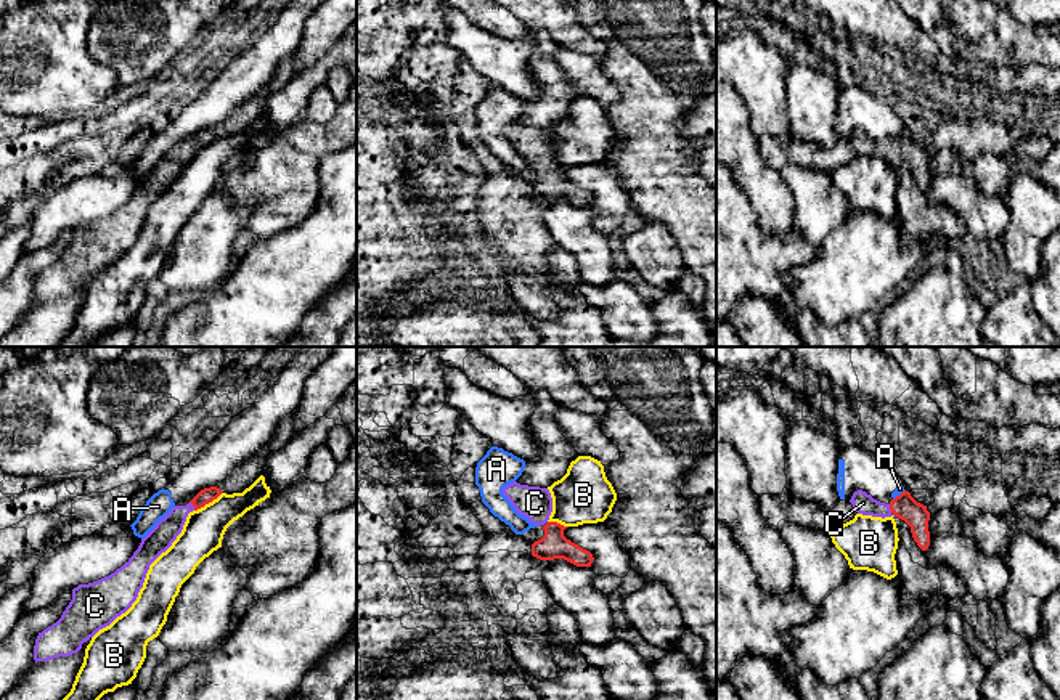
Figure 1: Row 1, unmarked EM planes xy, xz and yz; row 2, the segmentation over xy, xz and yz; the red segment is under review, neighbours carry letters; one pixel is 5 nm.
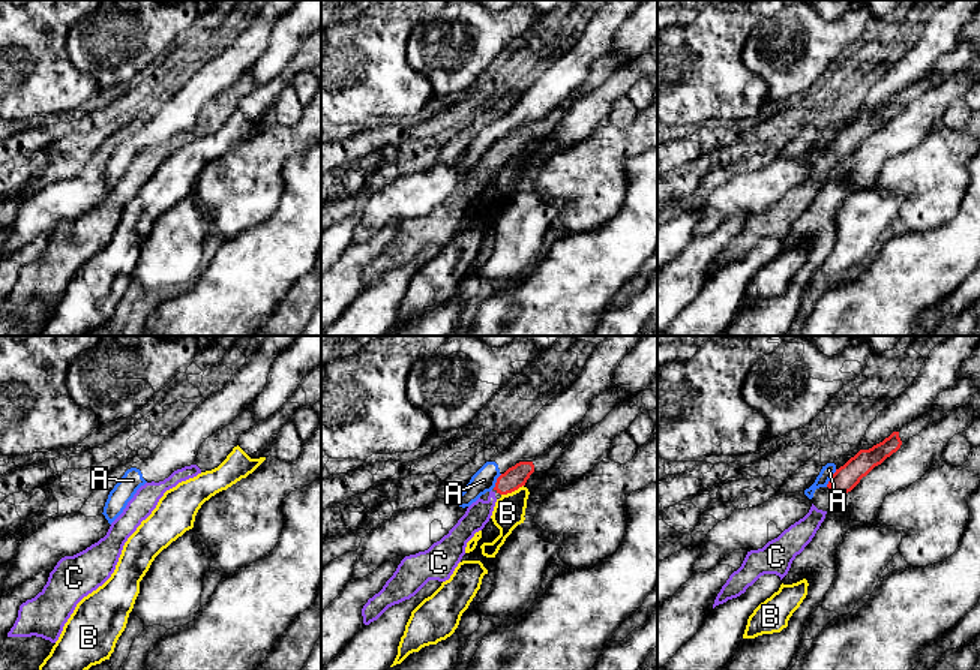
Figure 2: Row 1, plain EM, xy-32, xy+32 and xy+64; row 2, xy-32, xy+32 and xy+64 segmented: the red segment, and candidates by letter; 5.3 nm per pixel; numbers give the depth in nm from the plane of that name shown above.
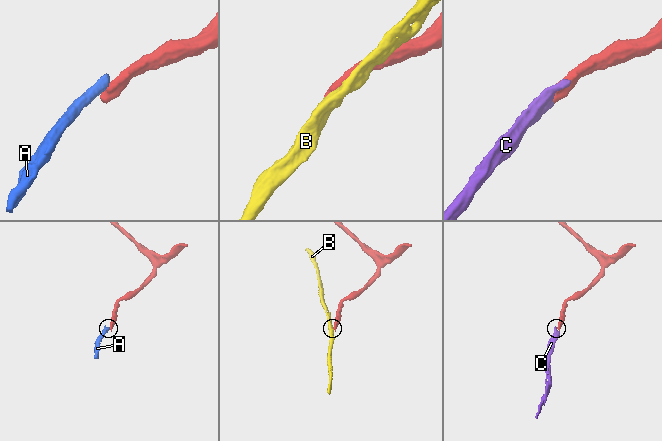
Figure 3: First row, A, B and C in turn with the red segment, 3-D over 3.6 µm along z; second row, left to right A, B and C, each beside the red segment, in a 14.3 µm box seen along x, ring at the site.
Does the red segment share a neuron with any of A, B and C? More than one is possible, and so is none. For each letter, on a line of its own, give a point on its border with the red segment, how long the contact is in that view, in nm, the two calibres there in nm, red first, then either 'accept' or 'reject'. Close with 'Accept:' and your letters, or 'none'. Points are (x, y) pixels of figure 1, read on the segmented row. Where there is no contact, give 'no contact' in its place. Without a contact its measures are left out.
A: contact yz (900, 495); length 80 nm; calibres 120 and 40 nm; reject
B: contact xy (207, 503); length 170 nm; calibres 80 and 200 nm; reject
C: contact xy (193, 504); length 50 nm; calibres 80 and 120 nm; accept
Accept: C

